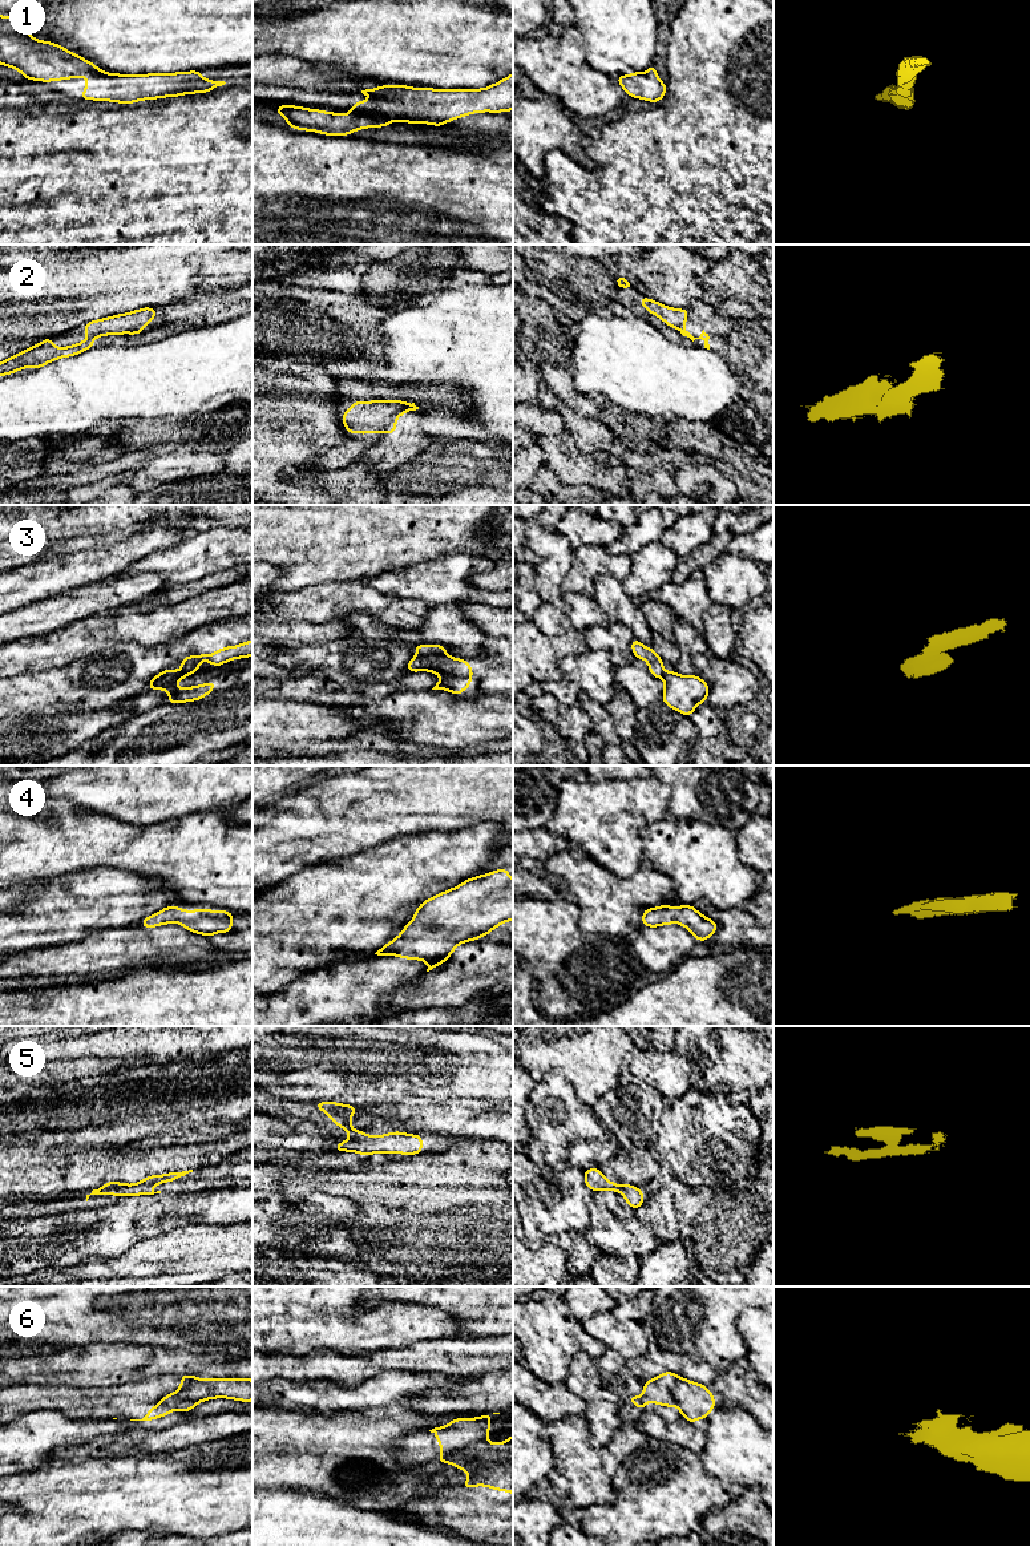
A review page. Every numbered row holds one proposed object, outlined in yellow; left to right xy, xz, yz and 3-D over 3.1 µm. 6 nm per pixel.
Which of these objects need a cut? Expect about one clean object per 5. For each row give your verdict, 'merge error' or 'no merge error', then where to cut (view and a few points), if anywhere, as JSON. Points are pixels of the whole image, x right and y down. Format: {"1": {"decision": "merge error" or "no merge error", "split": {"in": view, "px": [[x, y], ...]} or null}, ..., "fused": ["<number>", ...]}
{"1": {"decision": "no merge error", "split": null}, "2": {"decision": "no merge error", "split": null}, "3": {"decision": "merge error", "split": {"in": "xz", "px": [[445, 654], [419, 655]]}}, "4": {"decision": "no merge error", "split": null}, "5": {"decision": "no merge error", "split": null}, "6": {"decision": "merge error", "split": {"in": "xz", "px": [[485, 1440], [455, 1449], [440, 1458]]}}, "fused": ["3", "6"]}

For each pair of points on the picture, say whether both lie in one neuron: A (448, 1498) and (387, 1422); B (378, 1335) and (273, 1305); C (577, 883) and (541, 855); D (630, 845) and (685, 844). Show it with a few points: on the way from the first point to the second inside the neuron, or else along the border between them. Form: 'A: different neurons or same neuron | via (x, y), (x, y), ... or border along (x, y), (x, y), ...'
A: different neurons | border along (439, 1489), (431, 1493), (420, 1493), (410, 1501)
B: same neuron | via (351, 1331), (299, 1307)
C: different neurons | border along (548, 857), (544, 861)
D: different neurons | border along (661, 819), (643, 839), (649, 865)

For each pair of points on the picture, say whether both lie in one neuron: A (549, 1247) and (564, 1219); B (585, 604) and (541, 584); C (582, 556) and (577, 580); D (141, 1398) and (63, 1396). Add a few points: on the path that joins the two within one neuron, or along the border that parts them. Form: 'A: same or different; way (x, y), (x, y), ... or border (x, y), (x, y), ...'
A: different; border (553, 1237), (536, 1244)
B: different; border (562, 594), (569, 606), (568, 613)
C: same; way (580, 561), (580, 574)
D: same; way (121, 1400), (83, 1400)

